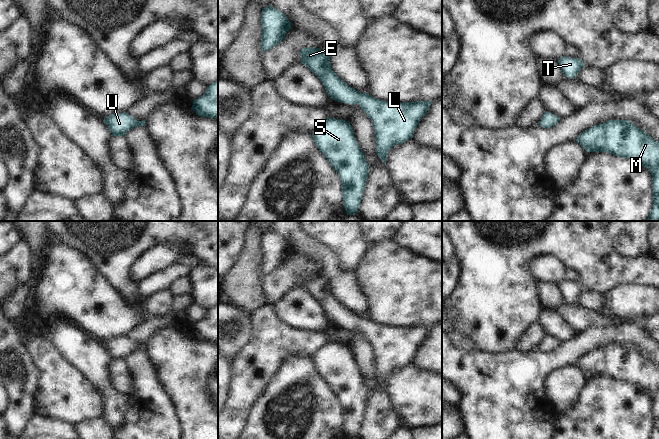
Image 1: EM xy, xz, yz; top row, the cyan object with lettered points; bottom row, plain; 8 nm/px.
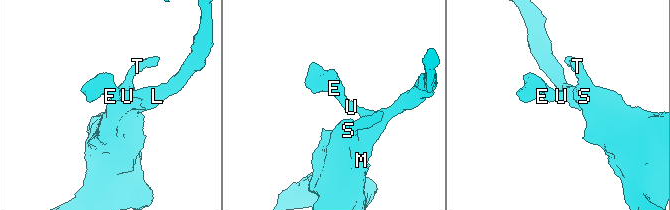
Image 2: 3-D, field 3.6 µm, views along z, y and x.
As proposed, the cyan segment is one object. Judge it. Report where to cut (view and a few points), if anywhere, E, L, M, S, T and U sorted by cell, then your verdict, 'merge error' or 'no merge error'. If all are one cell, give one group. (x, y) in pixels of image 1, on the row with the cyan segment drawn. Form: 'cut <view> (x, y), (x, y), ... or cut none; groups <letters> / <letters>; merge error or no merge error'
cut none; groups E L M S T U; no merge error

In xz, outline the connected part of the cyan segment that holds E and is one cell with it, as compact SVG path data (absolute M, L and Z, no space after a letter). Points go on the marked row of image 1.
M303 48L299 54L301 63L320 79L331 99L350 105L359 104L372 120L376 154L385 165L391 148L413 138L419 121L433 103L395 103L376 99L368 93L358 92L339 78L331 68L329 56L320 48Z

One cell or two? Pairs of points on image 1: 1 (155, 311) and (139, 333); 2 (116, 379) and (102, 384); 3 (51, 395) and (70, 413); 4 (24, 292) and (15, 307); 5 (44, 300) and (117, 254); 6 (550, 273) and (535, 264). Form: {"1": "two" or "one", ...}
{"1": "two", "2": "two", "3": "one", "4": "one", "5": "two", "6": "one"}

